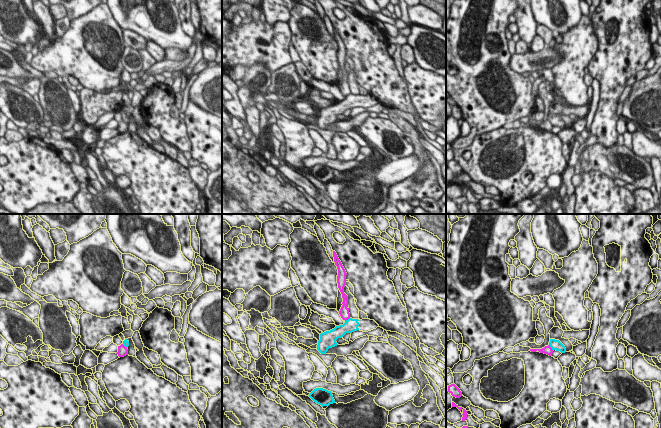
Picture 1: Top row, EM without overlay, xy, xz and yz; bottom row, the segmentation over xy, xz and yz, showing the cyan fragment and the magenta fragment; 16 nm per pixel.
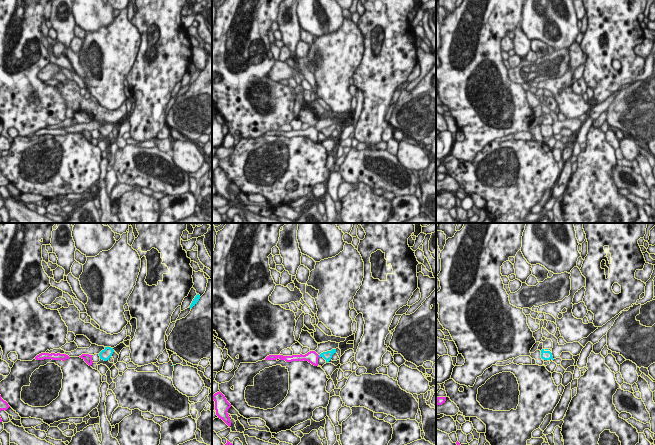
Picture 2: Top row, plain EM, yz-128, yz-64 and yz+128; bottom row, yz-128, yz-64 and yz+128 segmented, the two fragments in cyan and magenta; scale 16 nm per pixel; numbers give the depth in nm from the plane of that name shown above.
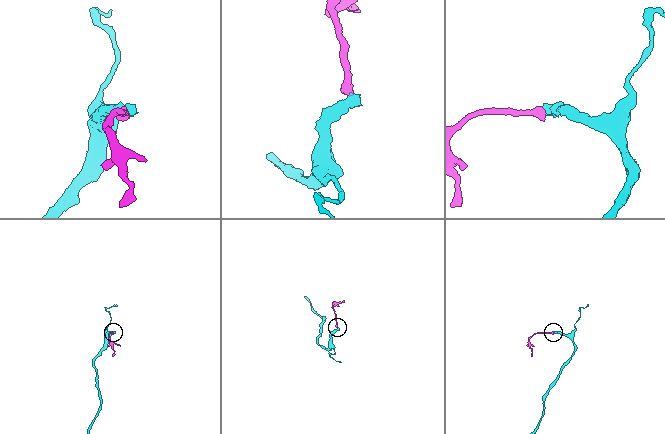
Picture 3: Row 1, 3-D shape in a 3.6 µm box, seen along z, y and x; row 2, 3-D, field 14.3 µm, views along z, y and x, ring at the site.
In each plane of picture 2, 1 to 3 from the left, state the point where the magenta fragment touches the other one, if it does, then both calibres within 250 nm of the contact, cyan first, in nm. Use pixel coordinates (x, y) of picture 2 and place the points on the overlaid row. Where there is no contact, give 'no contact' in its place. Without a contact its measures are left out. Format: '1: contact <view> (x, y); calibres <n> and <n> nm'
1: no contact
2: no contact
3: no contact

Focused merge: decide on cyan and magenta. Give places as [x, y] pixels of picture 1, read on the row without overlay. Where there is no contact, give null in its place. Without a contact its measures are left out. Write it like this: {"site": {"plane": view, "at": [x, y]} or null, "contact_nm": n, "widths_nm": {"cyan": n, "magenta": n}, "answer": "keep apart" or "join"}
{"site": {"plane": "yz", "at": [550, 122]}, "contact_nm": 130, "widths_nm": {"cyan": 160, "magenta": 130}, "answer": "keep apart"}

